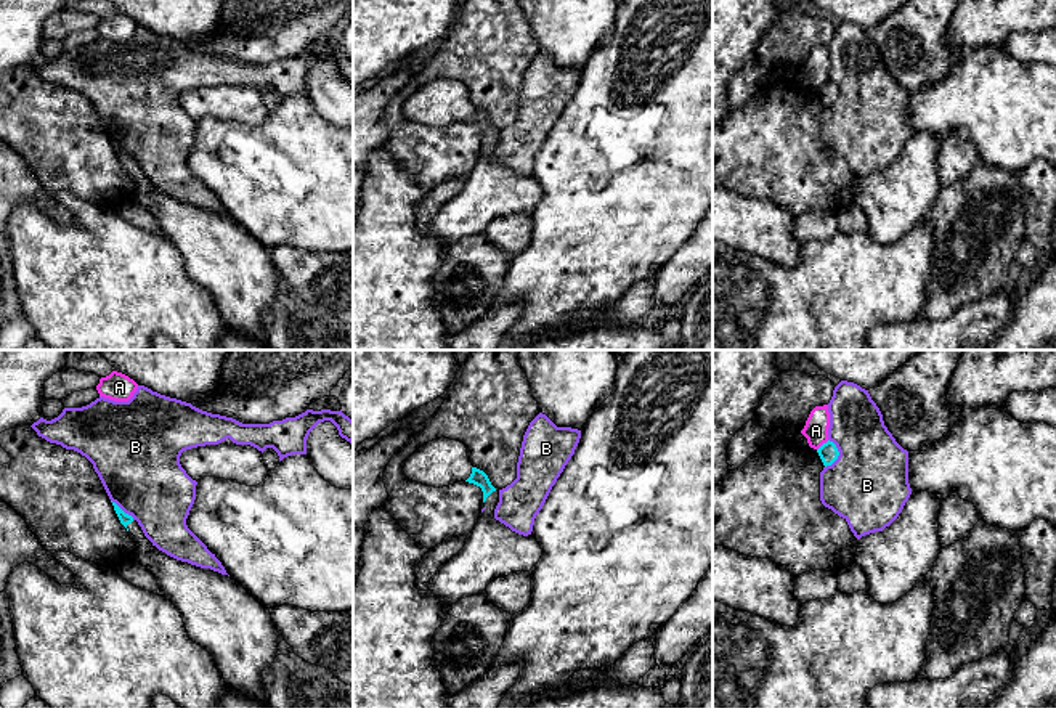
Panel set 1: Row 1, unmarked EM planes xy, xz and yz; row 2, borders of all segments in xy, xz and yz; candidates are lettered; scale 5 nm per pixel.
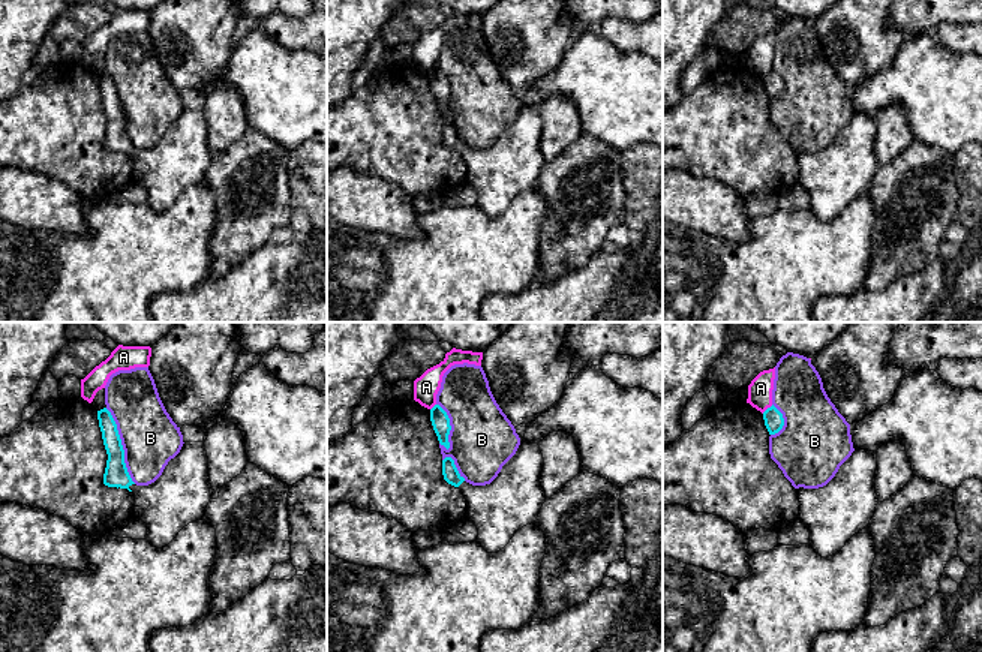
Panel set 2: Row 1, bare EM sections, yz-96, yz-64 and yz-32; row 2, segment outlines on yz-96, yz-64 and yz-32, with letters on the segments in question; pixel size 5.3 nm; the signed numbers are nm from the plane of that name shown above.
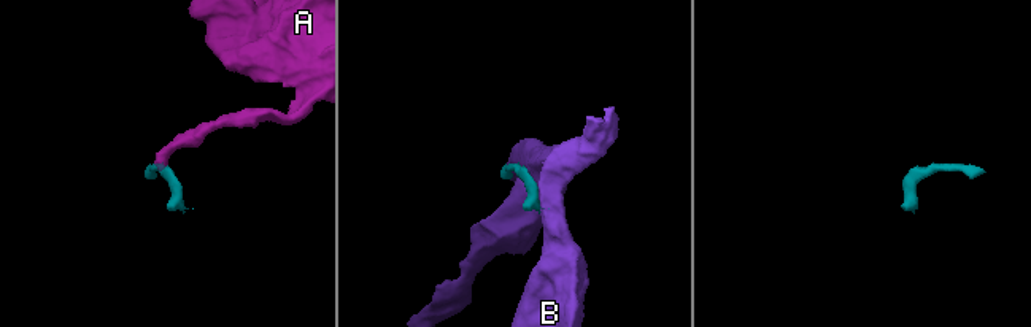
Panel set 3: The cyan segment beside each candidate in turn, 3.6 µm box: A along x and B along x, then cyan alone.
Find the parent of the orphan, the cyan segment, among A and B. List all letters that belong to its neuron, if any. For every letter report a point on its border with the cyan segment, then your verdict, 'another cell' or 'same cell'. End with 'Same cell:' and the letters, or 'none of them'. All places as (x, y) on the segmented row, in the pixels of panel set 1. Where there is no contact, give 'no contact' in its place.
A: yz (822, 445) | another cell
B: yz (838, 455) | another cell
Same cell: none of them

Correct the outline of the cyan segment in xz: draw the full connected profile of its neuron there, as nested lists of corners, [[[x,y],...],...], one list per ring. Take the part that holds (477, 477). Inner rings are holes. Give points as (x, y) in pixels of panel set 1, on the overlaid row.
[[[441,437],[425,443],[408,458],[403,472],[409,480],[427,486],[469,482],[483,491],[485,511],[464,547],[430,578],[428,591],[446,605],[483,594],[493,580],[530,572],[539,562],[542,549],[533,535],[518,535],[494,519],[499,491],[483,470],[472,466],[467,448],[459,440]]]

